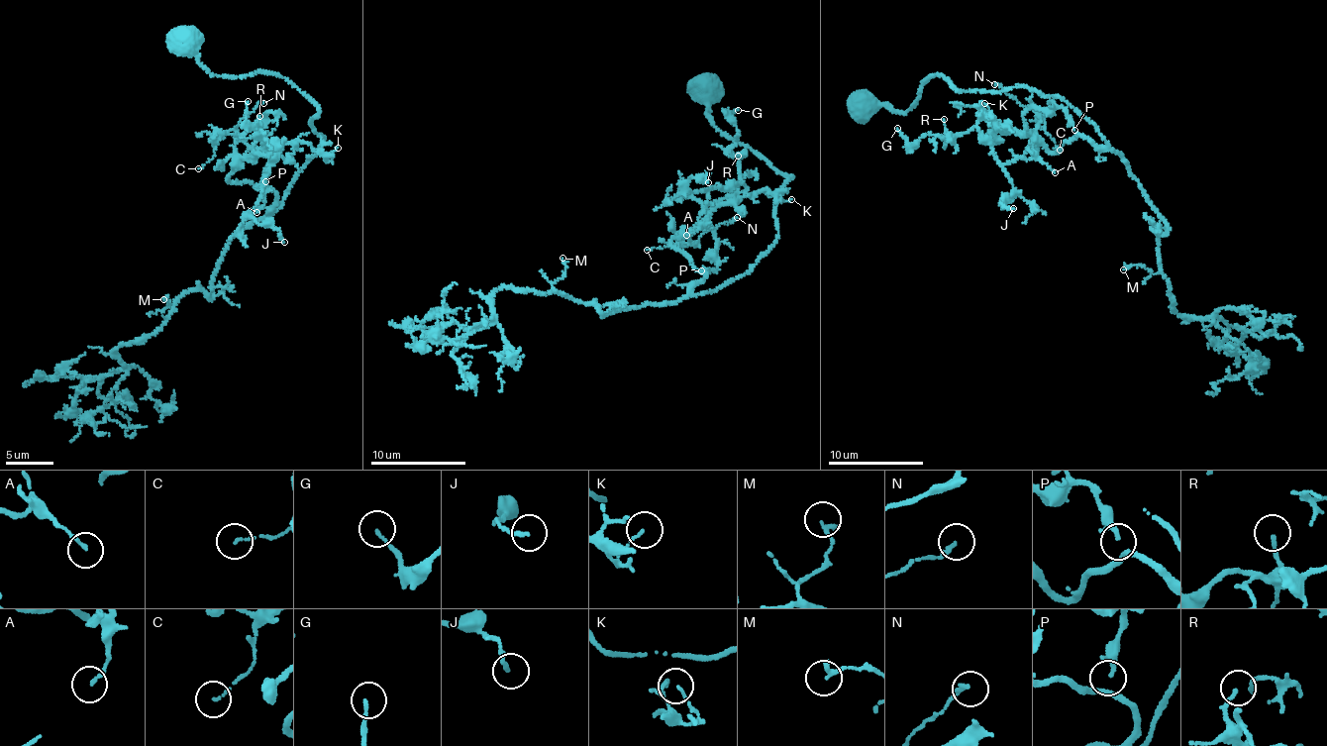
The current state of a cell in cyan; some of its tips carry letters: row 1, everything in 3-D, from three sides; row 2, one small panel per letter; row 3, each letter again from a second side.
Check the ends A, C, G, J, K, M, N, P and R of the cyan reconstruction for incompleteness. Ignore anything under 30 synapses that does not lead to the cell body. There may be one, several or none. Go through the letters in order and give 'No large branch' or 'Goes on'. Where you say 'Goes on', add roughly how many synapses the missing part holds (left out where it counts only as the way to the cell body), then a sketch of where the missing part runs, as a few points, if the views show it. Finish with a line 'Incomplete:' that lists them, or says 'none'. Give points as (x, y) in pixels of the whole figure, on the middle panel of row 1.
A: No large branch
C: No large branch
G: No large branch
J: No large branch
K: No large branch
M: No large branch
N: No large branch
P: No large branch
R: No large branch
Incomplete: none

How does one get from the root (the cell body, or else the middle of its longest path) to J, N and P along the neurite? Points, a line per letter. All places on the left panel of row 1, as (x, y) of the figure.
J: (182, 38), (318, 108), (275, 211), (228, 178), (284, 142), (251, 217), (284, 242)
N: (182, 38), (213, 74), (285, 78), (318, 108), (324, 143), (272, 213), (269, 189), (228, 178), (263, 103)
P: (182, 38), (213, 74), (285, 78), (318, 108), (324, 143), (275, 211), (228, 178), (258, 139), (265, 181)

